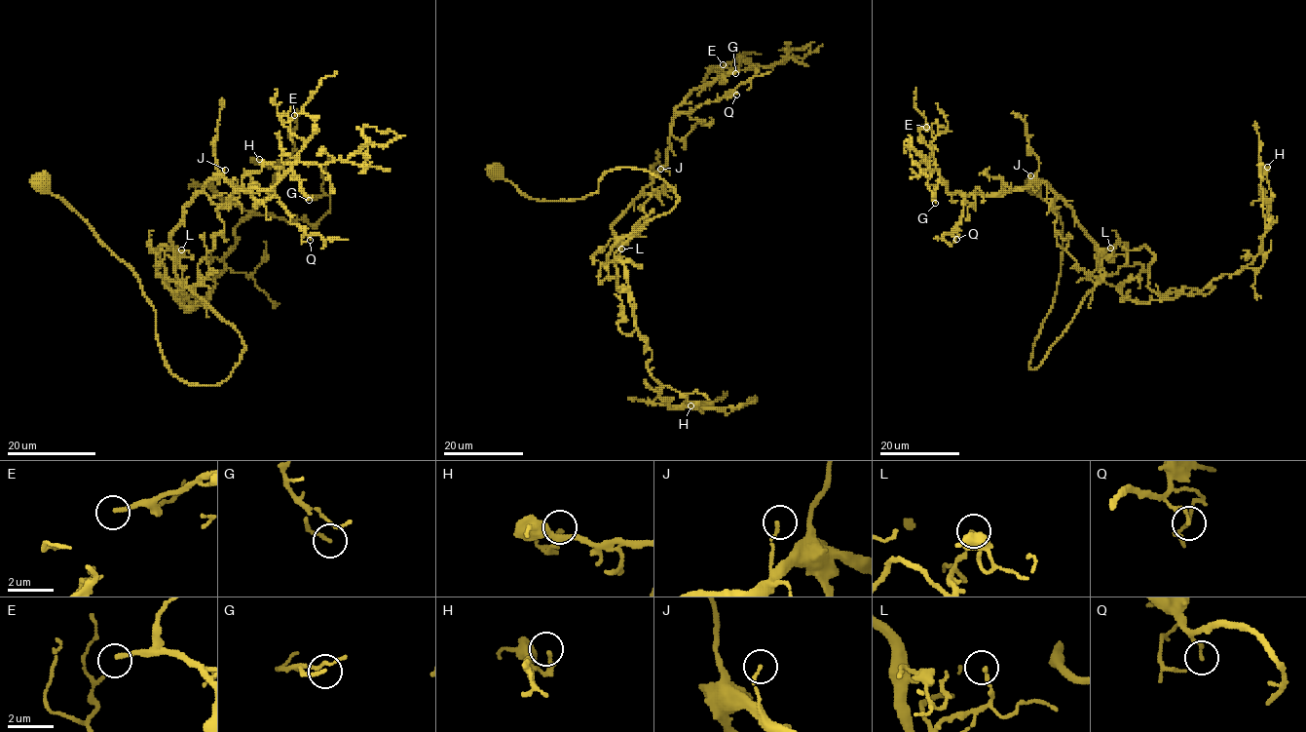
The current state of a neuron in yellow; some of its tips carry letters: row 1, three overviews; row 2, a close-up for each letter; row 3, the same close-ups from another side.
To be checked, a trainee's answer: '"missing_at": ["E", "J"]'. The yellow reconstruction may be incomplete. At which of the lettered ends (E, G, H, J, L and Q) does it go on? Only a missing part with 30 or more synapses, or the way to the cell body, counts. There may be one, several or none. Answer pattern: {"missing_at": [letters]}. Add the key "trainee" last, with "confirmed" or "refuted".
{"missing_at": ["E"], "trainee": "refuted"}

